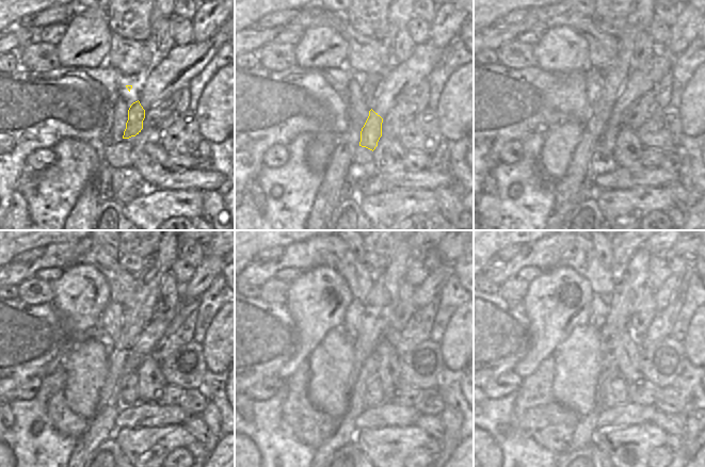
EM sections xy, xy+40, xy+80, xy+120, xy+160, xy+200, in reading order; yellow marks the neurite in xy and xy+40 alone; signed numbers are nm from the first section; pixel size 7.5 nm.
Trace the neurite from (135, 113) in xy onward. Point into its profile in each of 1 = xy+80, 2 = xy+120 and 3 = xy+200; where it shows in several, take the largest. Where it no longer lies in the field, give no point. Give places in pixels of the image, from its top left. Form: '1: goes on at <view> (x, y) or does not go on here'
1: goes on at xy+80 (607, 143)
2: goes on at xy+120 (130, 391)
3: goes on at xy+200 (617, 390)

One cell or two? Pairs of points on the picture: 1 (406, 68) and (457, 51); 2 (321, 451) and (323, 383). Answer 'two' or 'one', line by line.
1: two
2: two

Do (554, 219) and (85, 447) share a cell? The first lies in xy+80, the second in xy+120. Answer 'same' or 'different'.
same

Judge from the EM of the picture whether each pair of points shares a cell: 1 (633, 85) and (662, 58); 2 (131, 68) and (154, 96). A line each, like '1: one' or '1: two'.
1: one
2: two

